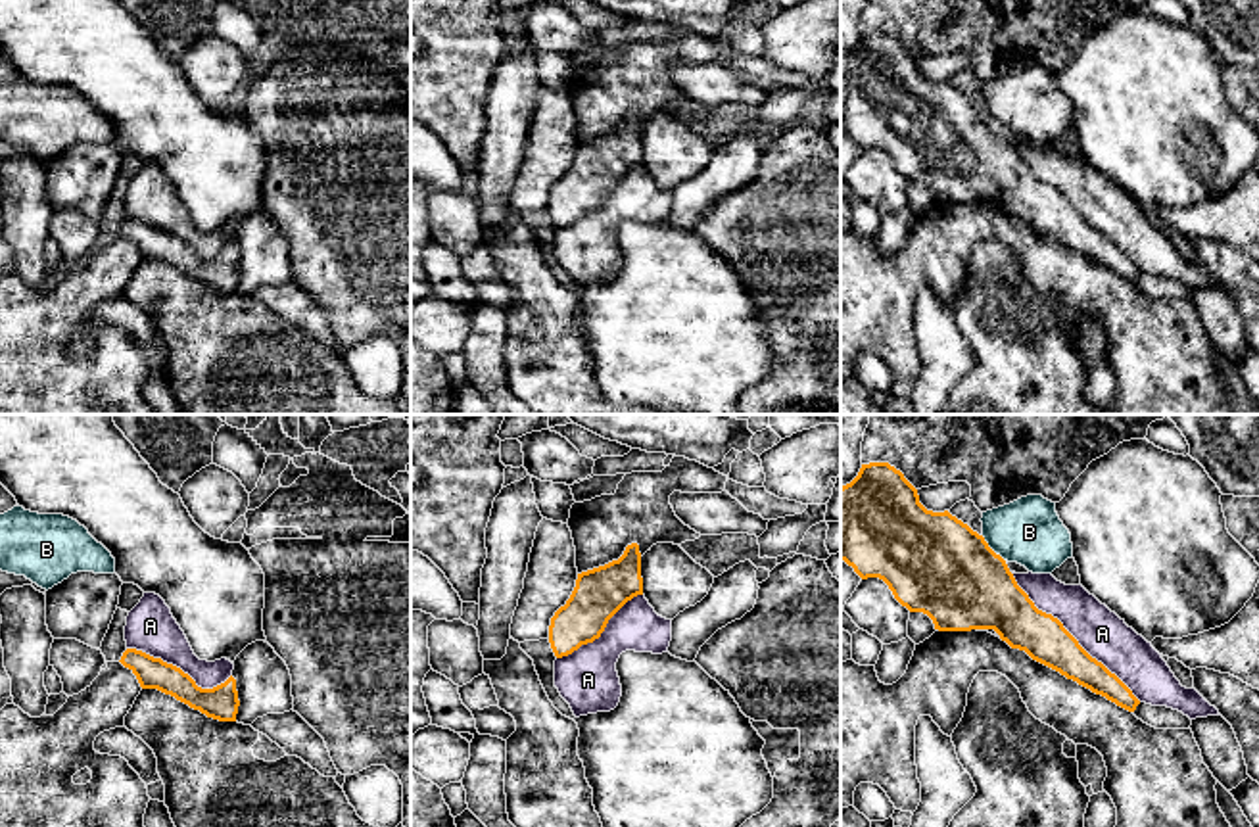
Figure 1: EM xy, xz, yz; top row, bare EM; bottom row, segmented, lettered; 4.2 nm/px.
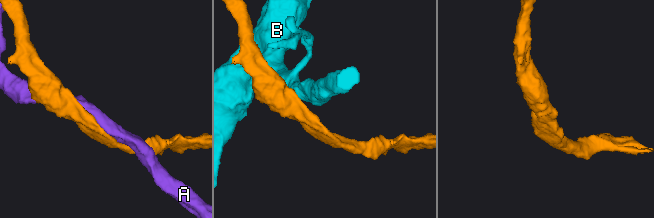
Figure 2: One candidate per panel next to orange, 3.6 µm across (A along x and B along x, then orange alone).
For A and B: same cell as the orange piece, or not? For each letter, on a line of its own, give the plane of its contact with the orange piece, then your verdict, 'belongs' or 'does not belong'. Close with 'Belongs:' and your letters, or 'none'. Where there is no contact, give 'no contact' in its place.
A: yz | does not belong
B: yz | does not belong
Belongs: none

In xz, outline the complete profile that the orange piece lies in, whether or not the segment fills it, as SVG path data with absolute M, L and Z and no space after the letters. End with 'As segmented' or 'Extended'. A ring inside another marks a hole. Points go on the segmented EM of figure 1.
M637 543L628 545L618 560L578 574L570 599L551 618L549 643L555 656L568 656L599 639L608 620L637 595L643 595Z. As segmented

